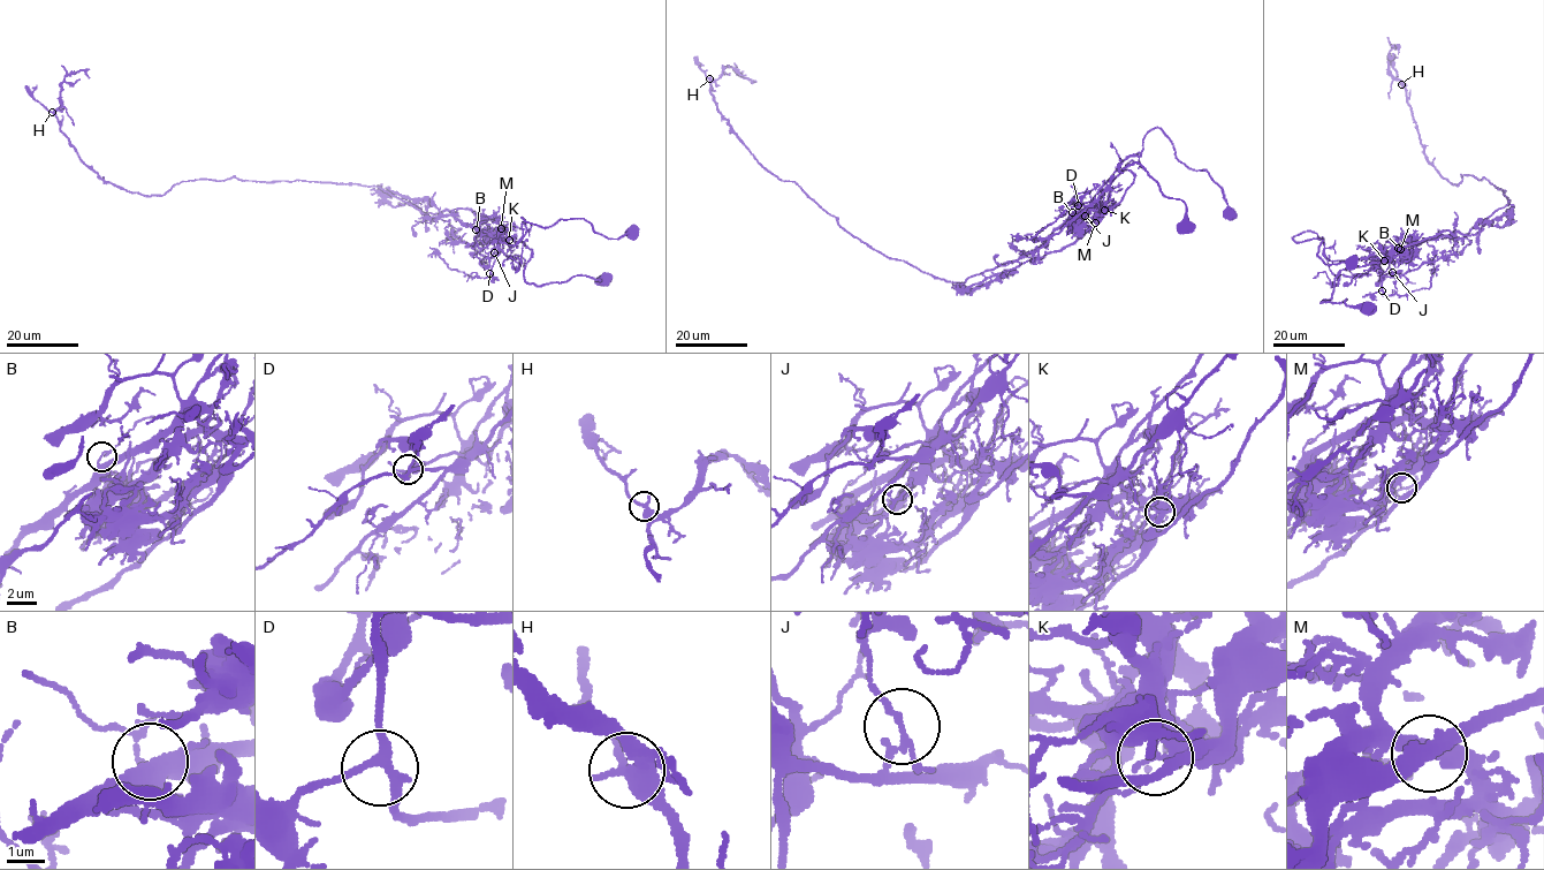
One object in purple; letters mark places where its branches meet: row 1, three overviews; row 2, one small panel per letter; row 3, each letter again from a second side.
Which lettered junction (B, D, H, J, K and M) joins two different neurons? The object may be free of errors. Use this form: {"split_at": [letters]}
{"split_at": ["J"]}

